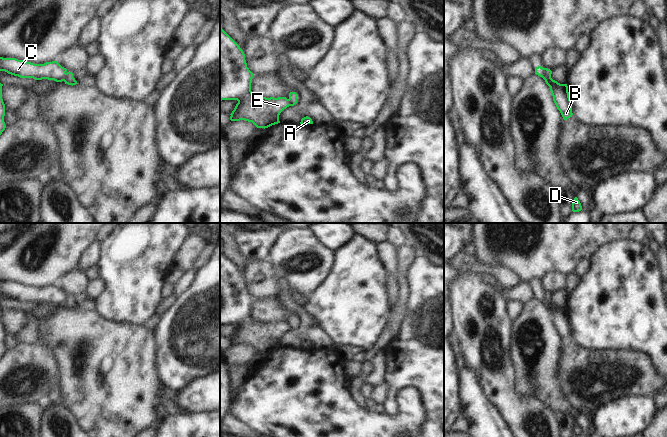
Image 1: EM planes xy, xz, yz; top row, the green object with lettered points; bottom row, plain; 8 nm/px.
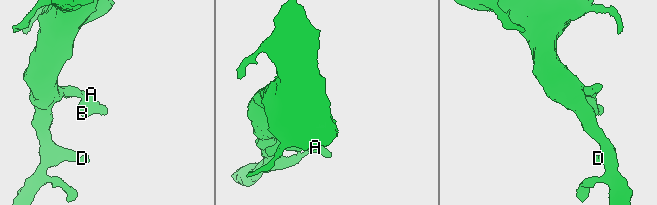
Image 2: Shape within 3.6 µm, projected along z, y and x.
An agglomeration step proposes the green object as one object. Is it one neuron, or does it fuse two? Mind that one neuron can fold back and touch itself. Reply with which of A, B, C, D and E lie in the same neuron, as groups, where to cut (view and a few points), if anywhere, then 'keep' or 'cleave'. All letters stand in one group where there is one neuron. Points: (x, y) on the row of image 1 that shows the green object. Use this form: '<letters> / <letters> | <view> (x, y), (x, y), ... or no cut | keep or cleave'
A B / C D E | xy (66, 73), (63, 80) | cleave

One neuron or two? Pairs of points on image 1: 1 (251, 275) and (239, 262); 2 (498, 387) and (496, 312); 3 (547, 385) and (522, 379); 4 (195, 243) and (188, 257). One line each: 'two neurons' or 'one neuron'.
1: two neurons
2: one neuron
3: one neuron
4: one neuron

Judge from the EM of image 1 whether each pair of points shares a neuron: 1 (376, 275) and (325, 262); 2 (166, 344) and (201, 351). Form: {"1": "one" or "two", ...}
{"1": "two", "2": "one"}

